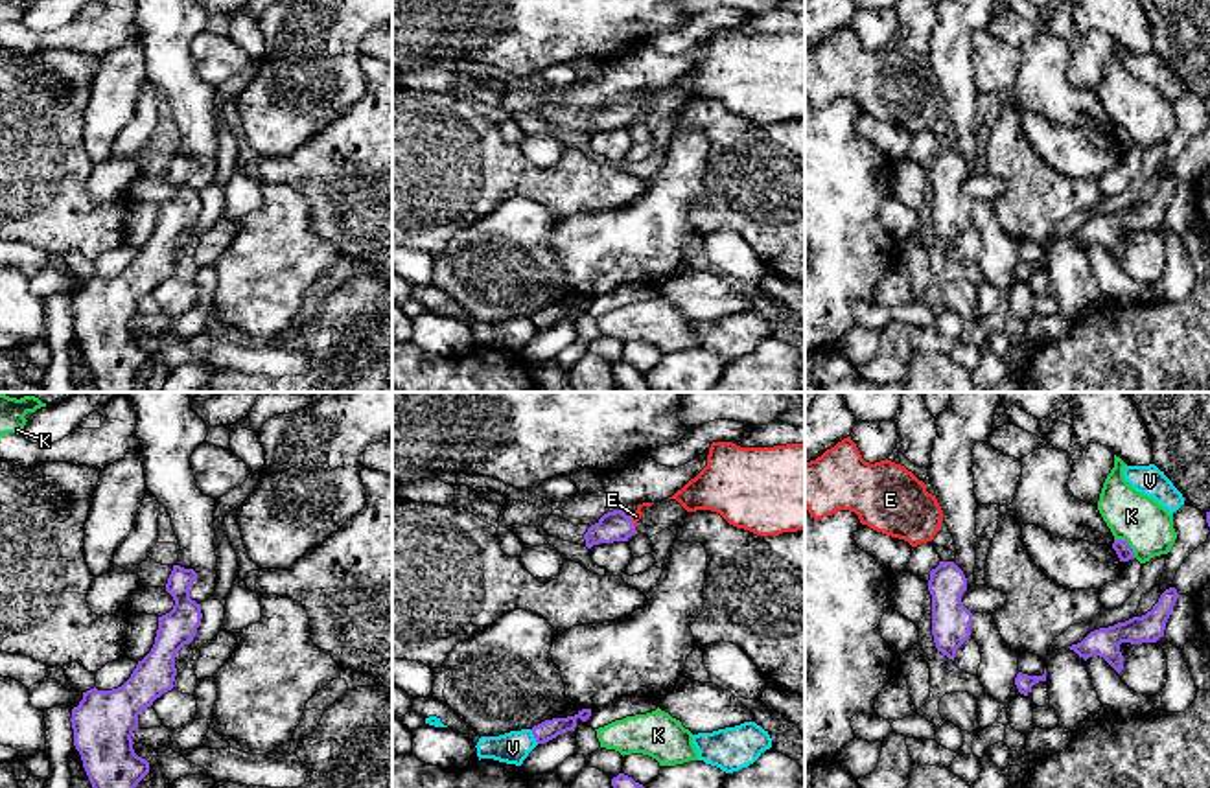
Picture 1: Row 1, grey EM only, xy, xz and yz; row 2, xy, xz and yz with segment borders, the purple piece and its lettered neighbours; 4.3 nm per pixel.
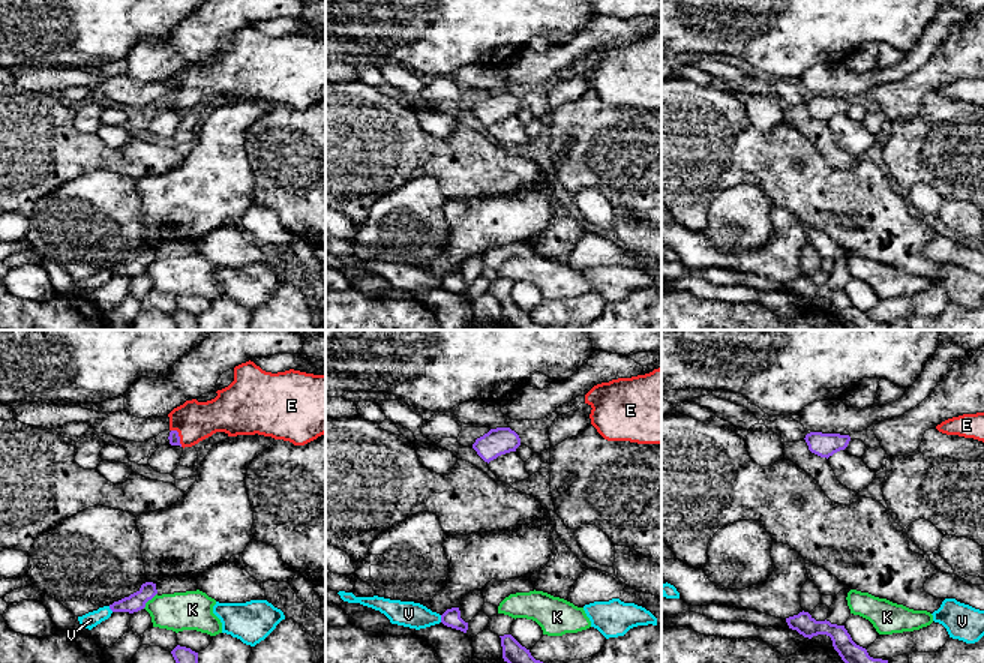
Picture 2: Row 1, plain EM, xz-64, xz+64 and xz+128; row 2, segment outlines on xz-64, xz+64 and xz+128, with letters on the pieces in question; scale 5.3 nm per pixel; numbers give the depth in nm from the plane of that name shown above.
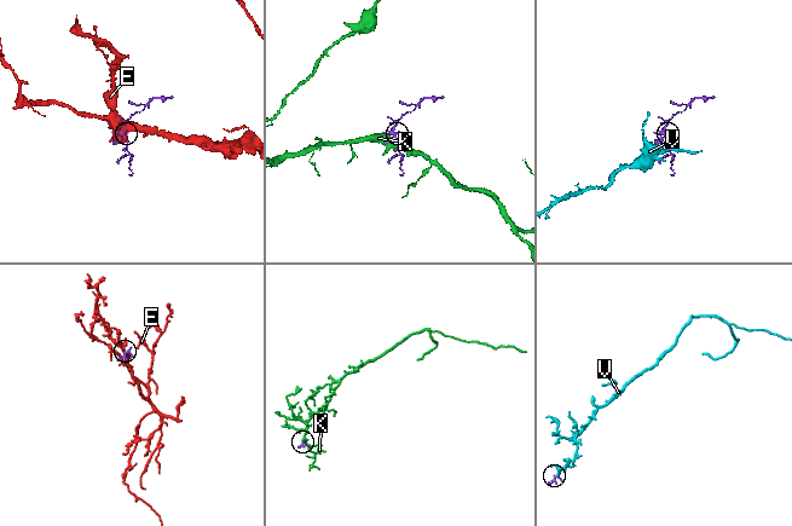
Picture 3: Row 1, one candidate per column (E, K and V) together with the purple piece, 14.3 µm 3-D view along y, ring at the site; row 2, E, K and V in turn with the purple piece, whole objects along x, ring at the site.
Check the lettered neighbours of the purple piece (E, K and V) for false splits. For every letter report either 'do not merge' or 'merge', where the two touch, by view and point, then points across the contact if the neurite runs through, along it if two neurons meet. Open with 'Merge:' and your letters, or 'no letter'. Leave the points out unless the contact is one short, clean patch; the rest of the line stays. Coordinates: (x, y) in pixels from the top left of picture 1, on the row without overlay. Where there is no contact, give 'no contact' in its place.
Merge: E
E: merge; meets purple in xz at (632, 109); runs through xz (616, 113), (632, 109), (636, 104)
K: do not merge; meets purple in yz at (1128, 131); border along yz (1115, 126), (1122, 126), (1135, 144)
V: do not merge; meets purple in xz at (535, 324); border along xz (529, 317), (538, 330)

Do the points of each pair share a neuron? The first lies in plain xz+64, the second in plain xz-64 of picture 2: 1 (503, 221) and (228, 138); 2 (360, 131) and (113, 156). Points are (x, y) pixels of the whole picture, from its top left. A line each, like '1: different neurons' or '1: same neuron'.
1: same neuron
2: same neuron

